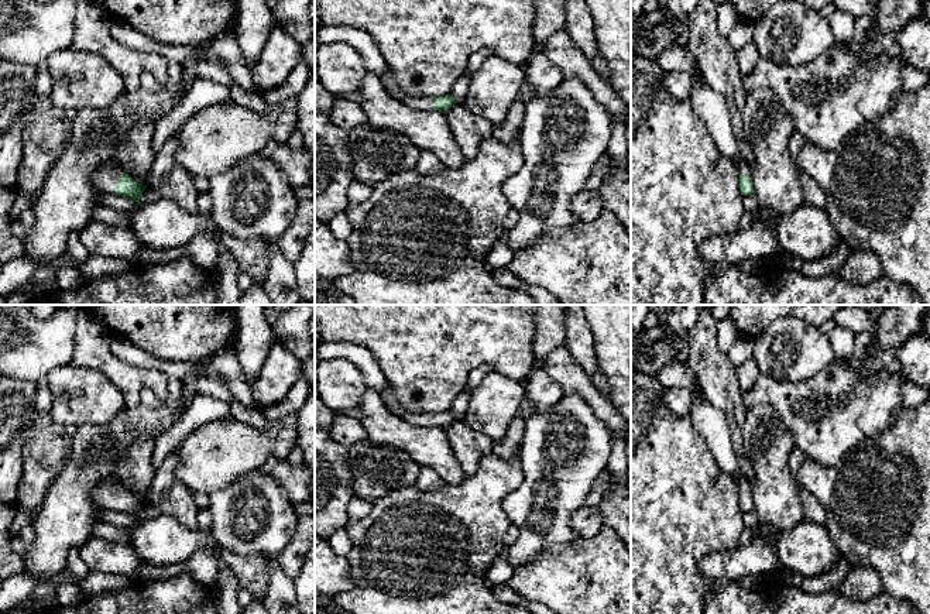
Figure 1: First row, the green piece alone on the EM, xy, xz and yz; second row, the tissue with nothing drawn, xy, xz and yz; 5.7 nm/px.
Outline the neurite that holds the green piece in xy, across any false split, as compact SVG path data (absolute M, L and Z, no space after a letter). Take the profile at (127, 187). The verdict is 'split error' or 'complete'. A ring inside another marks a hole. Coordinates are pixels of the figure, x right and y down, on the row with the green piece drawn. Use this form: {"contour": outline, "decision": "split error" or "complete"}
{"contour": "M117 159L100 165L92 175L92 181L106 193L131 198L141 205L140 196L147 186L135 182L123 171Z", "decision": "split error"}

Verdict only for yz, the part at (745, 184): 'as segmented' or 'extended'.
extended

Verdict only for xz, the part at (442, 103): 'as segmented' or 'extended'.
extended

